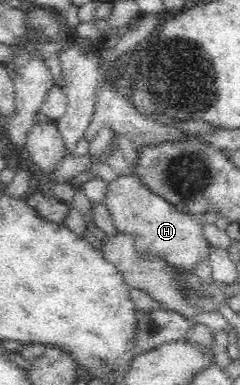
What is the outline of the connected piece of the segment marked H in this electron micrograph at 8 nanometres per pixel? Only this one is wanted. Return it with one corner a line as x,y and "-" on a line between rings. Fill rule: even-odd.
134,175
119,177
110,183
104,204
120,232
135,233
139,237
139,249
156,252
174,268
195,269
200,259
206,261
209,245
204,239
198,218
180,213
169,201
150,191

